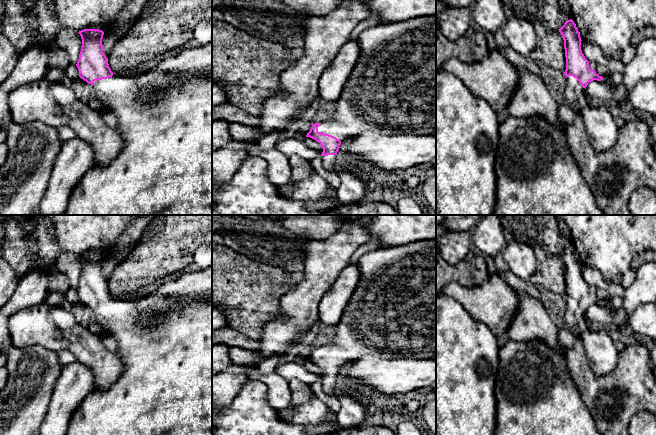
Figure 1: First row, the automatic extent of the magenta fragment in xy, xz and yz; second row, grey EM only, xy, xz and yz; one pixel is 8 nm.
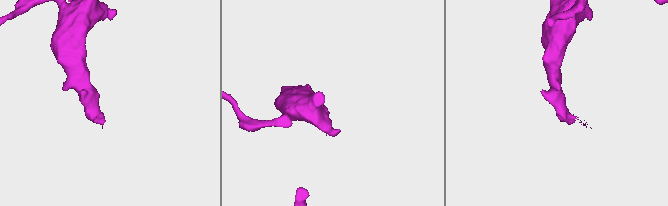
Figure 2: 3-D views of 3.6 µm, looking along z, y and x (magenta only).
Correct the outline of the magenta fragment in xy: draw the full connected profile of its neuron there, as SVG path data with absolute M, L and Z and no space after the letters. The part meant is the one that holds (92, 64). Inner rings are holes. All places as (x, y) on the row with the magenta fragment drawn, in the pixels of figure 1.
M84 29L78 32L82 39L81 51L76 64L79 77L91 84L97 92L97 100L118 120L116 131L121 135L124 147L107 165L94 163L73 188L65 212L62 215L212 215L212 77L156 76L149 78L148 84L137 89L137 82L144 72L136 71L130 75L113 73L108 58L103 52L104 32L99 29Z

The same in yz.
M572 19L567 20L558 29L564 40L566 57L567 84L563 91L565 105L572 107L575 102L579 102L580 96L586 93L586 87L593 80L601 81L595 70L589 68L589 61L585 58L581 50L581 37L576 24Z

